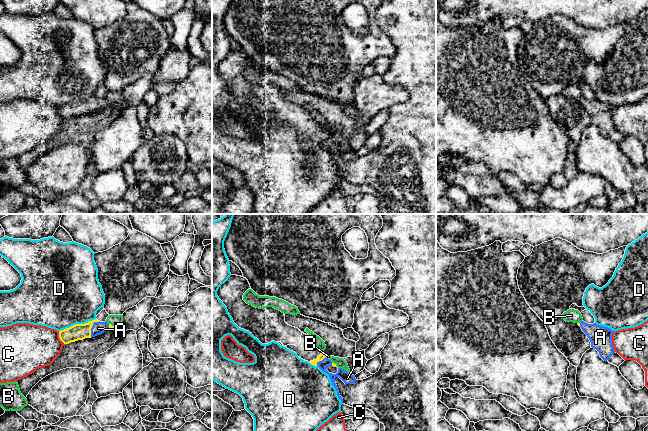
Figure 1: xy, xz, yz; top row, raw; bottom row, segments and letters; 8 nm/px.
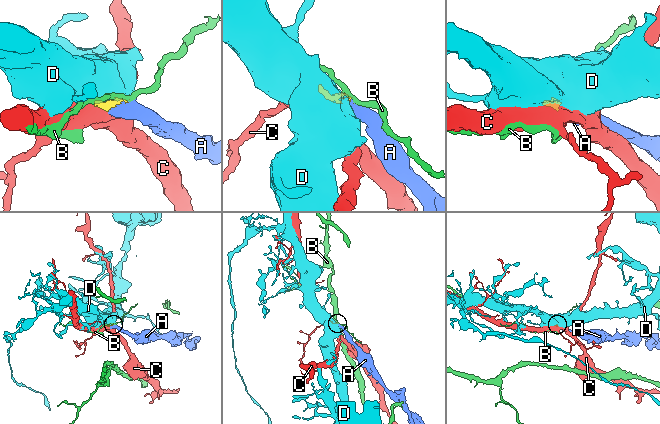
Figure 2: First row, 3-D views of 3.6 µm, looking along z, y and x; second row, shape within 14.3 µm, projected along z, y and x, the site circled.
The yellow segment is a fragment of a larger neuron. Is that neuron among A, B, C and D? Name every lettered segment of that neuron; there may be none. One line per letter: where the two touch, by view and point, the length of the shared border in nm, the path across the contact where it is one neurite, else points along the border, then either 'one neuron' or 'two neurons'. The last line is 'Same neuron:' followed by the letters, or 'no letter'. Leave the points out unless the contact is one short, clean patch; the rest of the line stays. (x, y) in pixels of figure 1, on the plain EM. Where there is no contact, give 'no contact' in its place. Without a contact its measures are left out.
A: contact xy (91, 103); length 150 nm; way xy (76, 108), (85, 107), (91, 103), (98, 104); one neuron
B: contact xz (328, 133); length 30 nm; border xz (327, 132), (329, 134); two neurons
C: contact xy (59, 113); length 120 nm; border xy (58, 107), (58, 113), (64, 119); two neurons
D: contact xy (77, 100); length 320 nm; border xy (95, 94), (84, 99), (75, 99), (59, 107); two neurons
Same neuron: A

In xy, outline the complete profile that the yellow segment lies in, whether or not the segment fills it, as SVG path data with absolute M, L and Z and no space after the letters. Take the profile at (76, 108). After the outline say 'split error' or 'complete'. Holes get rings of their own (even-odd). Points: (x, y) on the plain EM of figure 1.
M97 95L85 100L75 100L69 104L59 107L59 114L64 120L69 120L85 114L92 114L100 111L109 105L114 104L111 100L100 98Z | split error

